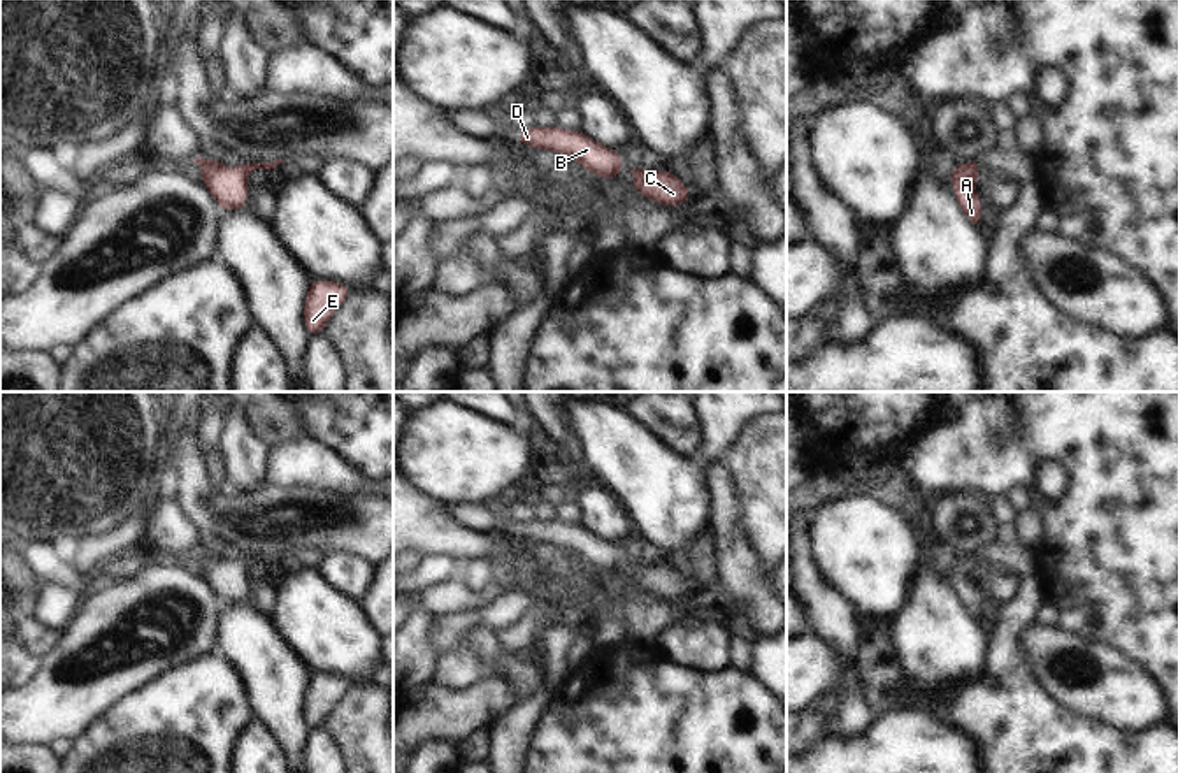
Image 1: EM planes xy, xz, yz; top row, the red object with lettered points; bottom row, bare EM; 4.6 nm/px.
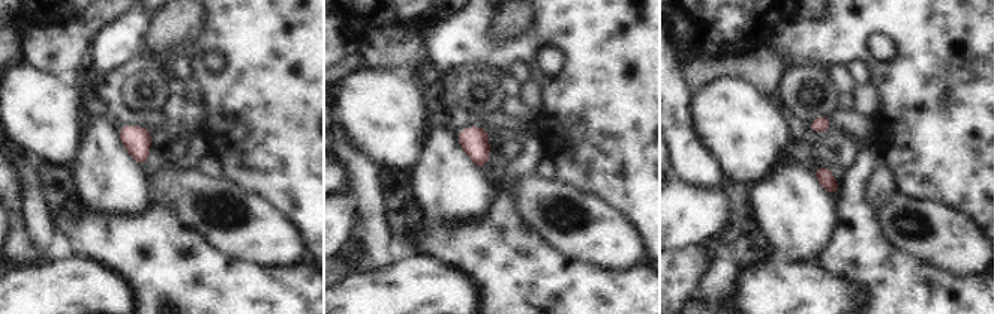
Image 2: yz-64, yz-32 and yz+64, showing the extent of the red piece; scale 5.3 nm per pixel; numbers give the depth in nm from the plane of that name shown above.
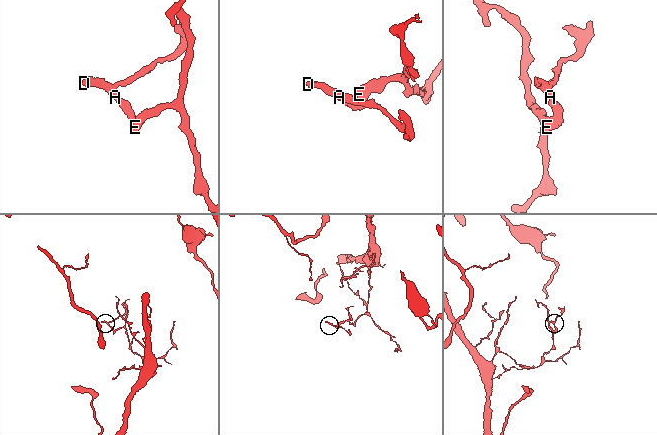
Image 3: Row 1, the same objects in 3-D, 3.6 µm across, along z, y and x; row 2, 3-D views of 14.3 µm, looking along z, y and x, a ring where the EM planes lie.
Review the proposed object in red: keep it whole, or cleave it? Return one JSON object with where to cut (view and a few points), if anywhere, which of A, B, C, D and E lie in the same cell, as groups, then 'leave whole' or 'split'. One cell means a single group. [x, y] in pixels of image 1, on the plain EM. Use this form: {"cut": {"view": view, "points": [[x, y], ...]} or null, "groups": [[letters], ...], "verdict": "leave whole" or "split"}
{"cut": null, "groups": [["A", "B", "C", "D", "E"]], "verdict": "leave whole"}

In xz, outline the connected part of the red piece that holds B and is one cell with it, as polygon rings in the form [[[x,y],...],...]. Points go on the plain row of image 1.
[[[532,520],[516,527],[518,536],[569,548],[579,560],[593,566],[599,573],[618,571],[623,550],[606,541],[581,524],[562,524],[558,520]]]

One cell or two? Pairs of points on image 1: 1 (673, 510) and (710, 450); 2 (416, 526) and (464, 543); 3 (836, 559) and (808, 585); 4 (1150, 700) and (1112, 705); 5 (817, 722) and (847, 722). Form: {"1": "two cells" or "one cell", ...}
{"1": "two cells", "2": "one cell", "3": "two cells", "4": "one cell", "5": "two cells"}

